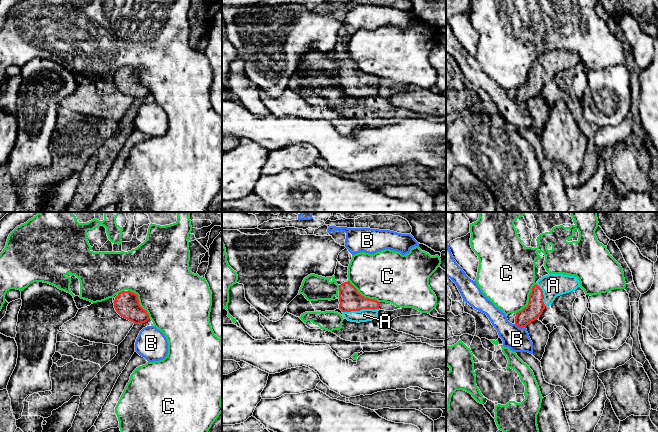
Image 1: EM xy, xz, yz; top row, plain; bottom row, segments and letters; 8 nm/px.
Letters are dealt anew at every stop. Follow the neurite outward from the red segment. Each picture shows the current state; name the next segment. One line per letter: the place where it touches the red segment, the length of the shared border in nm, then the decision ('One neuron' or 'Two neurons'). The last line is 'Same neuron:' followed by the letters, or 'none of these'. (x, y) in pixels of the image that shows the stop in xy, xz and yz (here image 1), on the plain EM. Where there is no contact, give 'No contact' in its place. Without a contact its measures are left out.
A: Touches red at xz (360, 85). Shared border 300 nm. One neuron
B: Touches red at yz (520, 103). Shared border 90 nm. Two neurons
C: Touches red at xy (138, 78). Shared border 300 nm. Two neurons
Same neuron: A

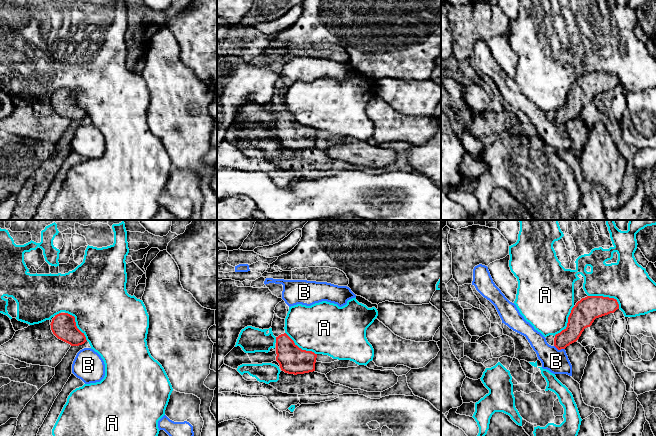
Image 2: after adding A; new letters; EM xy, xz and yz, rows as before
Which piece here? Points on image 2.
A: Touches red at yz (606, 73). Shared border 280 nm. Two neurons
B: Touches red at yz (559, 125). Shared border 90 nm. Two neurons
Same neuron: none of these

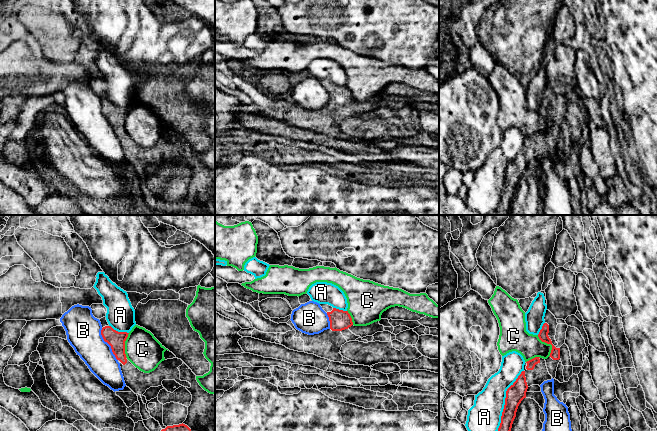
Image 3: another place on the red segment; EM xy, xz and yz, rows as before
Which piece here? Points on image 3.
A: Touches red at yz (504, 181). Shared border 600 nm. Two neurons
B: Touches red at xy (108, 119). Shared border 300 nm. Two neurons
C: Touches red at yz (549, 119). Shared border 200 nm. Two neurons
Same neuron: none of these

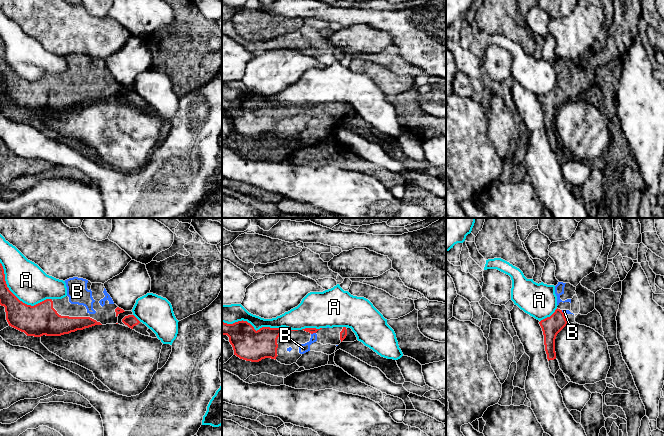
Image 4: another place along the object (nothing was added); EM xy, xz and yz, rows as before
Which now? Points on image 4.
A: Touches red at xz (260, 104). Shared border 600 nm. Two neurons
B: Touches red at xz (313, 108). Shared border 40 nm. One neuron
Same neuron: B

